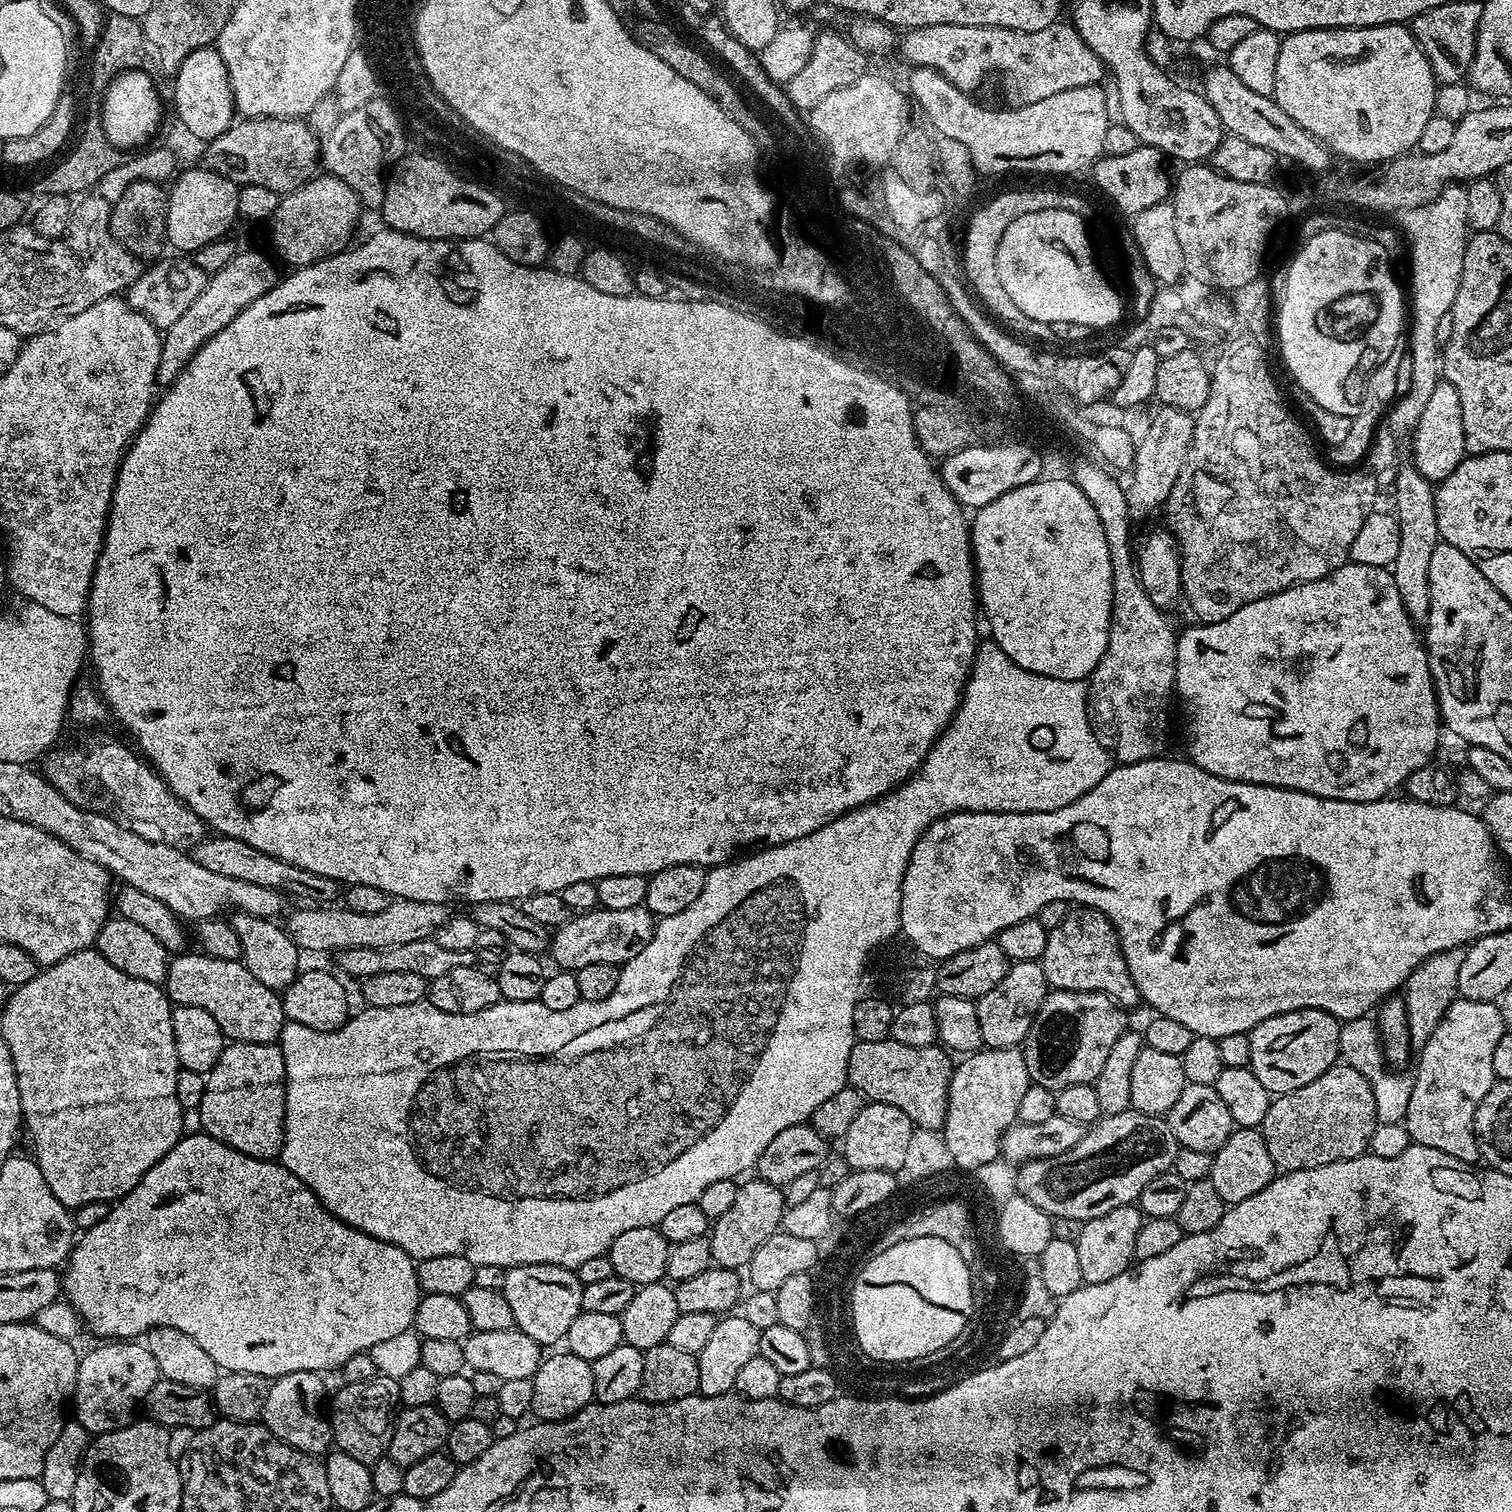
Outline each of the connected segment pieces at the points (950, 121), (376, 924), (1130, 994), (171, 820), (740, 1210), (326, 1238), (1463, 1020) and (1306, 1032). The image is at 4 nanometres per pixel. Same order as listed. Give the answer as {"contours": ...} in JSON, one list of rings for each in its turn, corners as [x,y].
{"contours":[[[[933,72],[916,75],[911,92],[914,100],[916,95],[921,110],[941,137],[963,144],[977,173],[1000,176],[1003,172],[1080,172],[1105,155],[1103,143],[1110,117],[1100,84],[1074,86],[1074,90],[1050,94],[1042,102],[1030,102],[1021,108],[983,108],[944,76]]],[[[393,899],[382,914],[354,914],[343,906],[316,906],[313,912],[296,912],[286,921],[290,938],[297,948],[308,952],[343,953],[349,948],[397,948],[406,942],[431,940],[438,926],[450,915],[449,905]]],[[[1073,907],[1062,918],[1062,922],[1058,922],[1058,926],[1048,929],[1046,950],[1040,955],[1039,962],[1053,989],[1101,992],[1125,1010],[1132,1010],[1135,1004],[1141,1003],[1140,991],[1130,978],[1116,932],[1110,921],[1098,910]]],[[[108,740],[105,744],[92,744],[88,749],[60,747],[53,747],[43,757],[42,775],[70,802],[77,804],[80,808],[93,808],[105,814],[111,814],[116,823],[126,830],[138,834],[138,838],[146,838],[150,842],[191,850],[196,847],[198,842],[205,840],[204,820],[198,818],[192,810],[187,808],[170,791],[168,784],[157,775],[152,765],[141,759],[131,747],[128,749],[126,745],[119,744],[116,740]]],[[[751,1178],[738,1187],[738,1194],[730,1210],[722,1218],[714,1221],[710,1228],[712,1263],[717,1268],[747,1269],[750,1258],[758,1251],[758,1246],[770,1238],[770,1234],[781,1231],[780,1223],[784,1217],[784,1188],[768,1180]]],[[[185,1135],[161,1160],[130,1190],[109,1207],[106,1218],[98,1222],[98,1226],[83,1229],[84,1236],[75,1241],[70,1253],[68,1273],[63,1273],[62,1288],[70,1301],[70,1307],[77,1317],[93,1332],[108,1342],[128,1342],[133,1338],[143,1337],[150,1329],[158,1326],[174,1326],[182,1330],[182,1334],[190,1334],[210,1358],[224,1372],[245,1372],[258,1374],[265,1378],[275,1378],[294,1374],[295,1372],[318,1372],[338,1370],[342,1365],[354,1358],[354,1354],[368,1352],[385,1338],[394,1338],[394,1334],[402,1334],[412,1328],[414,1314],[418,1310],[421,1290],[416,1277],[417,1261],[406,1254],[396,1244],[382,1242],[373,1236],[367,1236],[357,1228],[349,1228],[320,1204],[316,1195],[290,1170],[276,1160],[259,1160],[250,1158],[250,1154],[242,1154],[213,1136]]],[[[1463,998],[1452,1001],[1438,1026],[1434,1026],[1430,1038],[1419,1049],[1420,1061],[1416,1064],[1416,1076],[1411,1077],[1410,1102],[1406,1106],[1402,1121],[1403,1127],[1408,1129],[1408,1139],[1411,1143],[1442,1150],[1442,1154],[1458,1158],[1464,1166],[1475,1165],[1481,1159],[1474,1130],[1474,1114],[1482,1098],[1486,1098],[1493,1084],[1497,1083],[1494,1074],[1494,1049],[1498,1047],[1505,1031],[1504,1019],[1493,1001]]],[[[1303,1008],[1258,1022],[1248,1033],[1252,1073],[1273,1094],[1298,1090],[1306,1082],[1314,1082],[1318,1074],[1326,1074],[1341,1059],[1340,1025],[1327,1008]]]]}

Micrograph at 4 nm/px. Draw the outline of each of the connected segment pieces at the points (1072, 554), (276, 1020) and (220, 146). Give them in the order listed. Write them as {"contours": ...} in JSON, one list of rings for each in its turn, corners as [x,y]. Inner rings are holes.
{"contours":[[[[1041,478],[1002,494],[1002,498],[994,498],[994,502],[979,509],[971,517],[970,539],[976,569],[978,604],[982,609],[983,619],[985,616],[989,626],[992,627],[991,639],[994,643],[1024,670],[1050,678],[1087,681],[1095,673],[1102,654],[1106,654],[1108,649],[1108,635],[1112,625],[1112,563],[1110,550],[1106,546],[1106,534],[1102,534],[1102,522],[1098,522],[1098,514],[1094,506],[1090,506],[1090,498],[1082,494],[1076,481],[1071,478],[1065,478],[1065,480]]],[[[197,952],[176,954],[168,962],[166,991],[173,1005],[189,1004],[206,1010],[229,1041],[275,1044],[286,1023],[281,993],[262,986],[240,960],[223,960]]],[[[258,116],[241,119],[239,122],[233,123],[232,127],[227,128],[218,138],[211,140],[207,148],[208,160],[206,160],[206,164],[213,172],[222,174],[237,186],[257,184],[263,188],[269,188],[270,191],[277,194],[301,183],[302,177],[305,175],[303,172],[315,160],[317,163],[322,152],[321,141],[318,139],[317,133],[312,132],[307,119],[287,116]]]]}

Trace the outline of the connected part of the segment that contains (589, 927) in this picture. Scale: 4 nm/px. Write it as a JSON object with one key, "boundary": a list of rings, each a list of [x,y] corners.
{"boundary":[[[643,906],[634,910],[606,910],[597,907],[593,911],[573,915],[551,933],[552,960],[557,969],[575,973],[582,966],[594,966],[594,962],[626,965],[635,956],[642,954],[642,950],[651,942],[657,923],[657,917]]]}

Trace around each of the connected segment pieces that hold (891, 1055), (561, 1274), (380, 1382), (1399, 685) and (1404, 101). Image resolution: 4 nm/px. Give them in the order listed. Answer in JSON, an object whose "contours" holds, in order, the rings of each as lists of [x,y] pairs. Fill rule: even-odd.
{"contours":[[[[891,1038],[882,1042],[857,1040],[850,1050],[848,1084],[871,1103],[898,1106],[917,1129],[939,1133],[944,1127],[948,1109],[948,1087],[954,1067],[943,1047],[908,1046]]],[[[520,1264],[516,1268],[510,1268],[504,1274],[503,1294],[510,1310],[514,1313],[514,1325],[522,1334],[530,1334],[534,1342],[541,1346],[556,1344],[567,1337],[574,1318],[582,1311],[582,1290],[584,1285],[576,1277],[575,1271],[563,1268],[557,1264]]],[[[376,1375],[366,1382],[344,1384],[336,1392],[330,1408],[332,1438],[339,1451],[358,1458],[358,1462],[371,1465],[386,1452],[385,1433],[389,1431],[393,1419],[392,1407],[398,1404],[398,1384],[388,1376]]],[[[1349,562],[1343,564],[1340,568],[1335,568],[1331,576],[1324,576],[1320,580],[1293,584],[1292,587],[1282,590],[1278,594],[1267,596],[1266,598],[1258,598],[1254,602],[1244,604],[1242,610],[1230,614],[1230,618],[1226,618],[1222,622],[1214,622],[1213,624],[1200,622],[1195,626],[1197,628],[1188,628],[1184,633],[1181,631],[1176,637],[1176,682],[1174,692],[1178,700],[1180,696],[1181,702],[1188,704],[1184,708],[1185,714],[1188,715],[1187,759],[1197,764],[1202,770],[1206,770],[1218,778],[1237,780],[1243,784],[1269,784],[1275,788],[1289,788],[1295,792],[1305,792],[1311,796],[1320,796],[1323,800],[1379,800],[1387,797],[1389,794],[1395,793],[1392,791],[1395,788],[1399,789],[1404,781],[1410,778],[1410,774],[1414,774],[1414,770],[1426,766],[1433,759],[1432,755],[1435,754],[1436,747],[1440,744],[1442,721],[1440,718],[1440,707],[1436,704],[1436,688],[1432,685],[1432,675],[1430,674],[1430,666],[1428,665],[1428,649],[1422,643],[1422,636],[1418,631],[1417,625],[1408,616],[1408,612],[1403,606],[1398,594],[1398,587],[1395,586],[1395,578],[1387,567]]],[[[1383,24],[1382,26],[1370,26],[1369,28],[1311,28],[1310,30],[1302,30],[1301,32],[1287,33],[1280,41],[1280,49],[1278,50],[1278,70],[1274,70],[1274,90],[1272,91],[1272,96],[1278,102],[1278,106],[1282,106],[1282,110],[1284,110],[1298,126],[1302,126],[1302,130],[1308,132],[1309,135],[1320,141],[1329,152],[1335,154],[1337,157],[1345,156],[1346,159],[1353,160],[1356,164],[1372,164],[1368,166],[1379,166],[1389,160],[1395,160],[1397,156],[1411,153],[1413,149],[1419,145],[1420,139],[1422,138],[1422,129],[1426,127],[1426,122],[1430,122],[1430,118],[1436,111],[1437,89],[1438,85],[1432,73],[1430,62],[1426,58],[1426,54],[1422,54],[1418,42],[1413,38],[1411,27],[1405,26],[1404,24]]]]}

